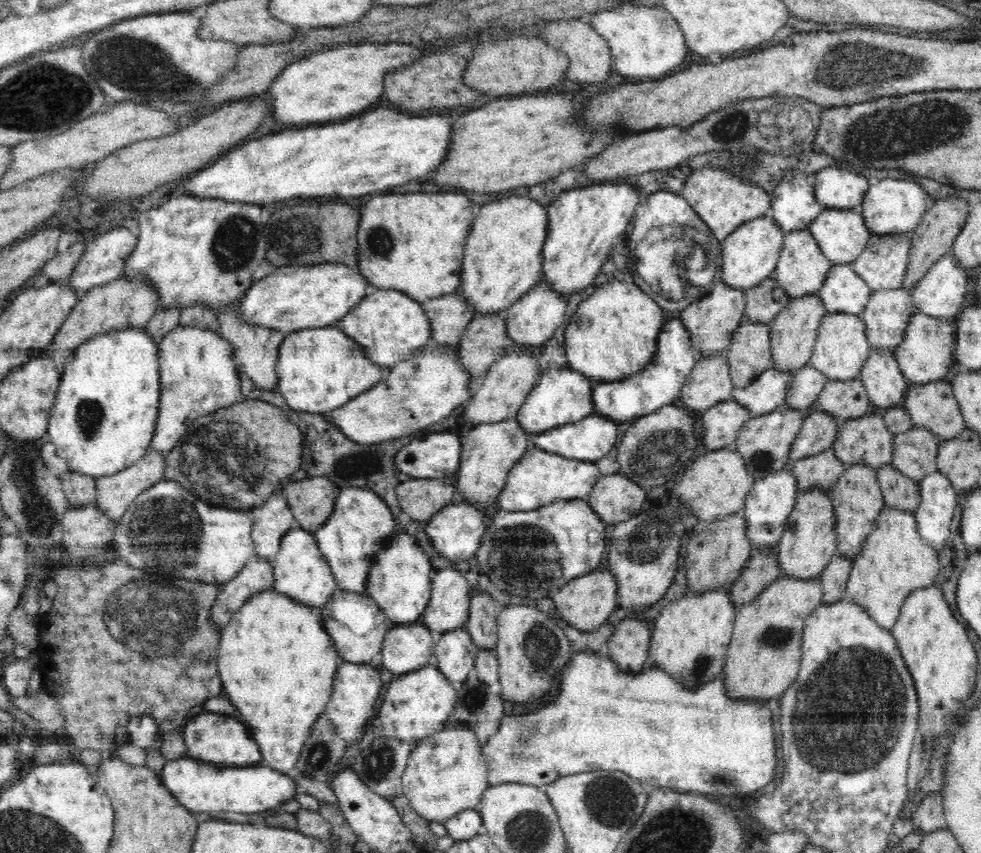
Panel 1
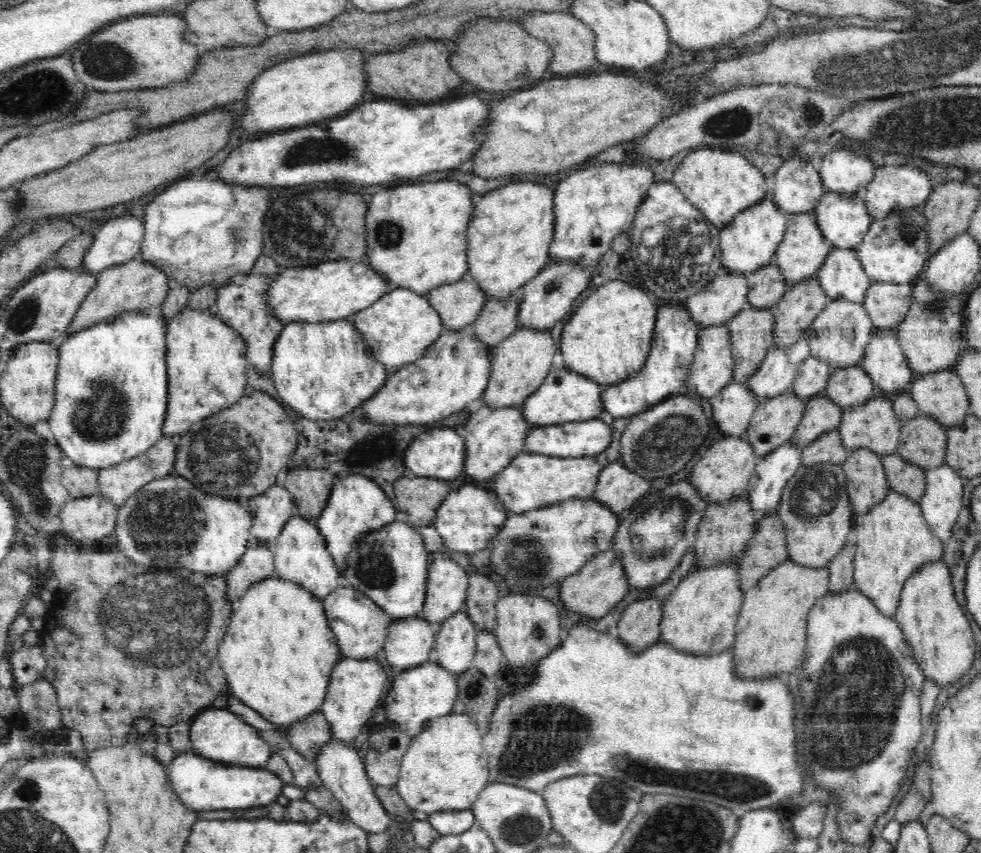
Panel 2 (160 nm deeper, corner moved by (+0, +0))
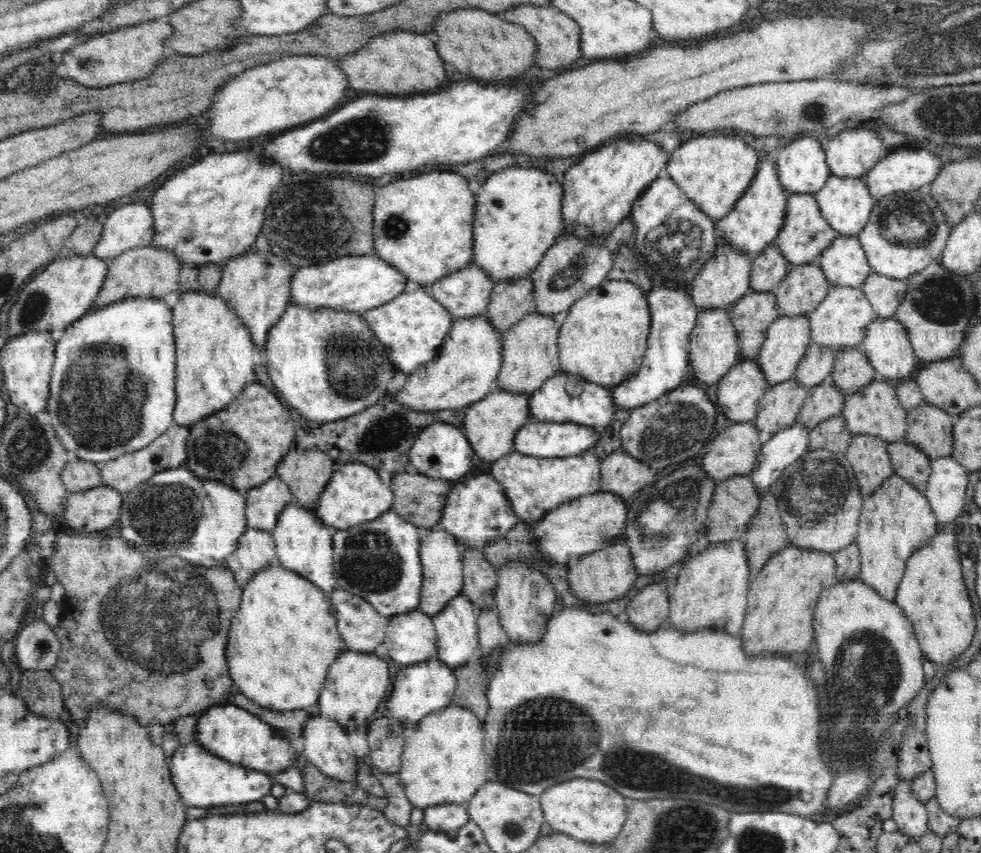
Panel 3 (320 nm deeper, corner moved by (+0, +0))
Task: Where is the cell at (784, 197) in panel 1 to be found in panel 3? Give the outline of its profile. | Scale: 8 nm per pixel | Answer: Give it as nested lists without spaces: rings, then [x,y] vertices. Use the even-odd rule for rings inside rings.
[[[820,135],[802,136],[800,140],[794,140],[773,150],[771,158],[776,163],[780,183],[788,194],[810,193],[814,195],[830,178],[830,167],[826,163],[827,157],[820,141]]]

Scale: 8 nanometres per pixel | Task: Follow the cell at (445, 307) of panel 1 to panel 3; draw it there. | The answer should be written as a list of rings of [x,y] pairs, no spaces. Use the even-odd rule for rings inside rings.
[[[472,262],[433,282],[428,289],[455,319],[484,315],[495,283],[482,267]]]

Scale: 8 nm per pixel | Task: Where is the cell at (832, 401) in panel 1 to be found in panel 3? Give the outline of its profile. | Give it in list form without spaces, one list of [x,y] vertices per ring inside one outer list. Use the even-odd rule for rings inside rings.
[[[850,347],[838,349],[835,352],[831,379],[835,388],[838,388],[843,396],[847,397],[854,392],[860,392],[876,377],[877,373],[862,349]]]

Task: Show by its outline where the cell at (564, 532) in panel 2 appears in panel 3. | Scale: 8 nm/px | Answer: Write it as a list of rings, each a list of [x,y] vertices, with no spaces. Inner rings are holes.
[[[599,491],[550,510],[542,520],[528,524],[528,527],[532,526],[530,533],[537,539],[544,559],[556,565],[570,565],[580,555],[603,549],[622,535],[628,518],[624,502],[616,494]]]

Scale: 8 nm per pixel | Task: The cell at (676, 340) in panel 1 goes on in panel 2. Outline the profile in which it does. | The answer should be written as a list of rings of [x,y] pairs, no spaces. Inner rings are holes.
[[[662,304],[657,308],[656,326],[652,337],[652,348],[646,358],[644,368],[637,376],[628,378],[621,384],[603,386],[601,397],[604,410],[614,418],[628,418],[644,412],[656,403],[661,403],[678,395],[686,384],[694,358],[700,326],[690,317],[688,309],[678,304]]]

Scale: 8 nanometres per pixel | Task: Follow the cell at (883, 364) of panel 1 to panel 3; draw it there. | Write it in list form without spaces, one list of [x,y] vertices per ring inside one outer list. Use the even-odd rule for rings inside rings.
[[[878,318],[866,327],[864,338],[861,340],[861,349],[875,369],[877,377],[898,383],[905,379],[913,380],[920,365],[906,334],[906,327],[892,318]]]

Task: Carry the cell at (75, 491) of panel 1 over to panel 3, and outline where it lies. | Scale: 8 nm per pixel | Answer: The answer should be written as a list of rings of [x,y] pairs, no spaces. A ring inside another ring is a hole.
[[[71,458],[61,472],[62,482],[70,493],[85,491],[102,486],[98,464]]]

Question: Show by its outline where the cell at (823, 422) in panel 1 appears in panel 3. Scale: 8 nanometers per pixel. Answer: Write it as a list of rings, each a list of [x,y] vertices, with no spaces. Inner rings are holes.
[[[831,376],[824,379],[822,384],[809,388],[809,396],[804,401],[796,418],[796,423],[812,430],[822,420],[828,420],[843,414],[845,396],[835,388]]]

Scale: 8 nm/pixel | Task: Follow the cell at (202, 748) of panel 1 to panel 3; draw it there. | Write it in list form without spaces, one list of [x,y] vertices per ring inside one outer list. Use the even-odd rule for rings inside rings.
[[[220,704],[202,712],[198,719],[196,742],[229,763],[268,775],[295,768],[296,764],[296,749],[290,740],[282,737],[272,725],[238,705]]]

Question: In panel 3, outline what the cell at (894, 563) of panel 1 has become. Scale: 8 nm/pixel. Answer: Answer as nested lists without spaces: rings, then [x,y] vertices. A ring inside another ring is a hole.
[[[896,474],[889,476],[873,495],[863,498],[856,538],[861,562],[859,578],[888,601],[895,600],[912,553],[925,545],[938,530],[936,515],[928,501],[922,489]]]

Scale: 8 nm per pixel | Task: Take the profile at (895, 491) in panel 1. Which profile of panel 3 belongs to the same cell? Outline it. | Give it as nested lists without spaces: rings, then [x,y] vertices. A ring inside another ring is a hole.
[[[904,439],[889,442],[887,447],[894,474],[923,490],[931,473],[931,458],[922,449]]]

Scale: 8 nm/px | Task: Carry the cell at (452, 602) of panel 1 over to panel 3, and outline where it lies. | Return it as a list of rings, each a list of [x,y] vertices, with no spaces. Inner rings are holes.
[[[435,527],[420,541],[422,563],[422,592],[417,609],[427,615],[438,614],[455,596],[463,592],[463,561],[459,543],[444,529]]]

